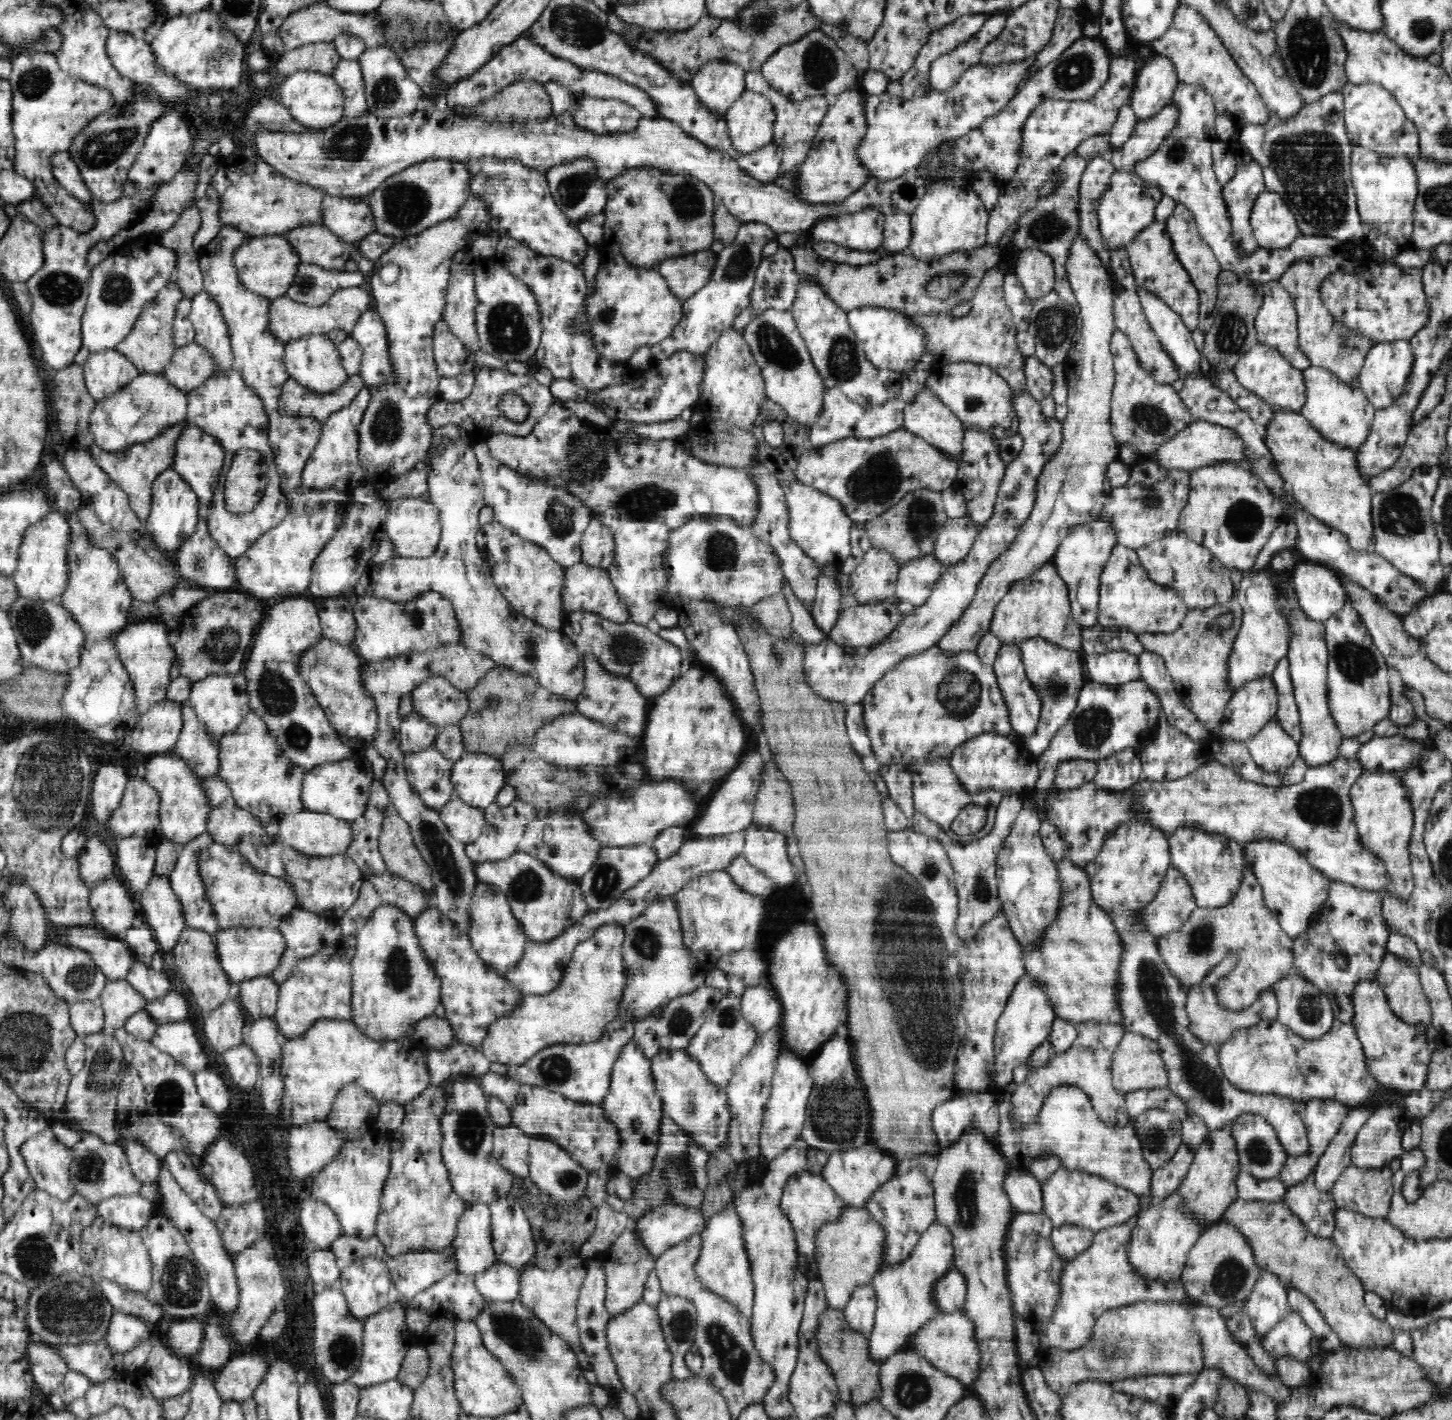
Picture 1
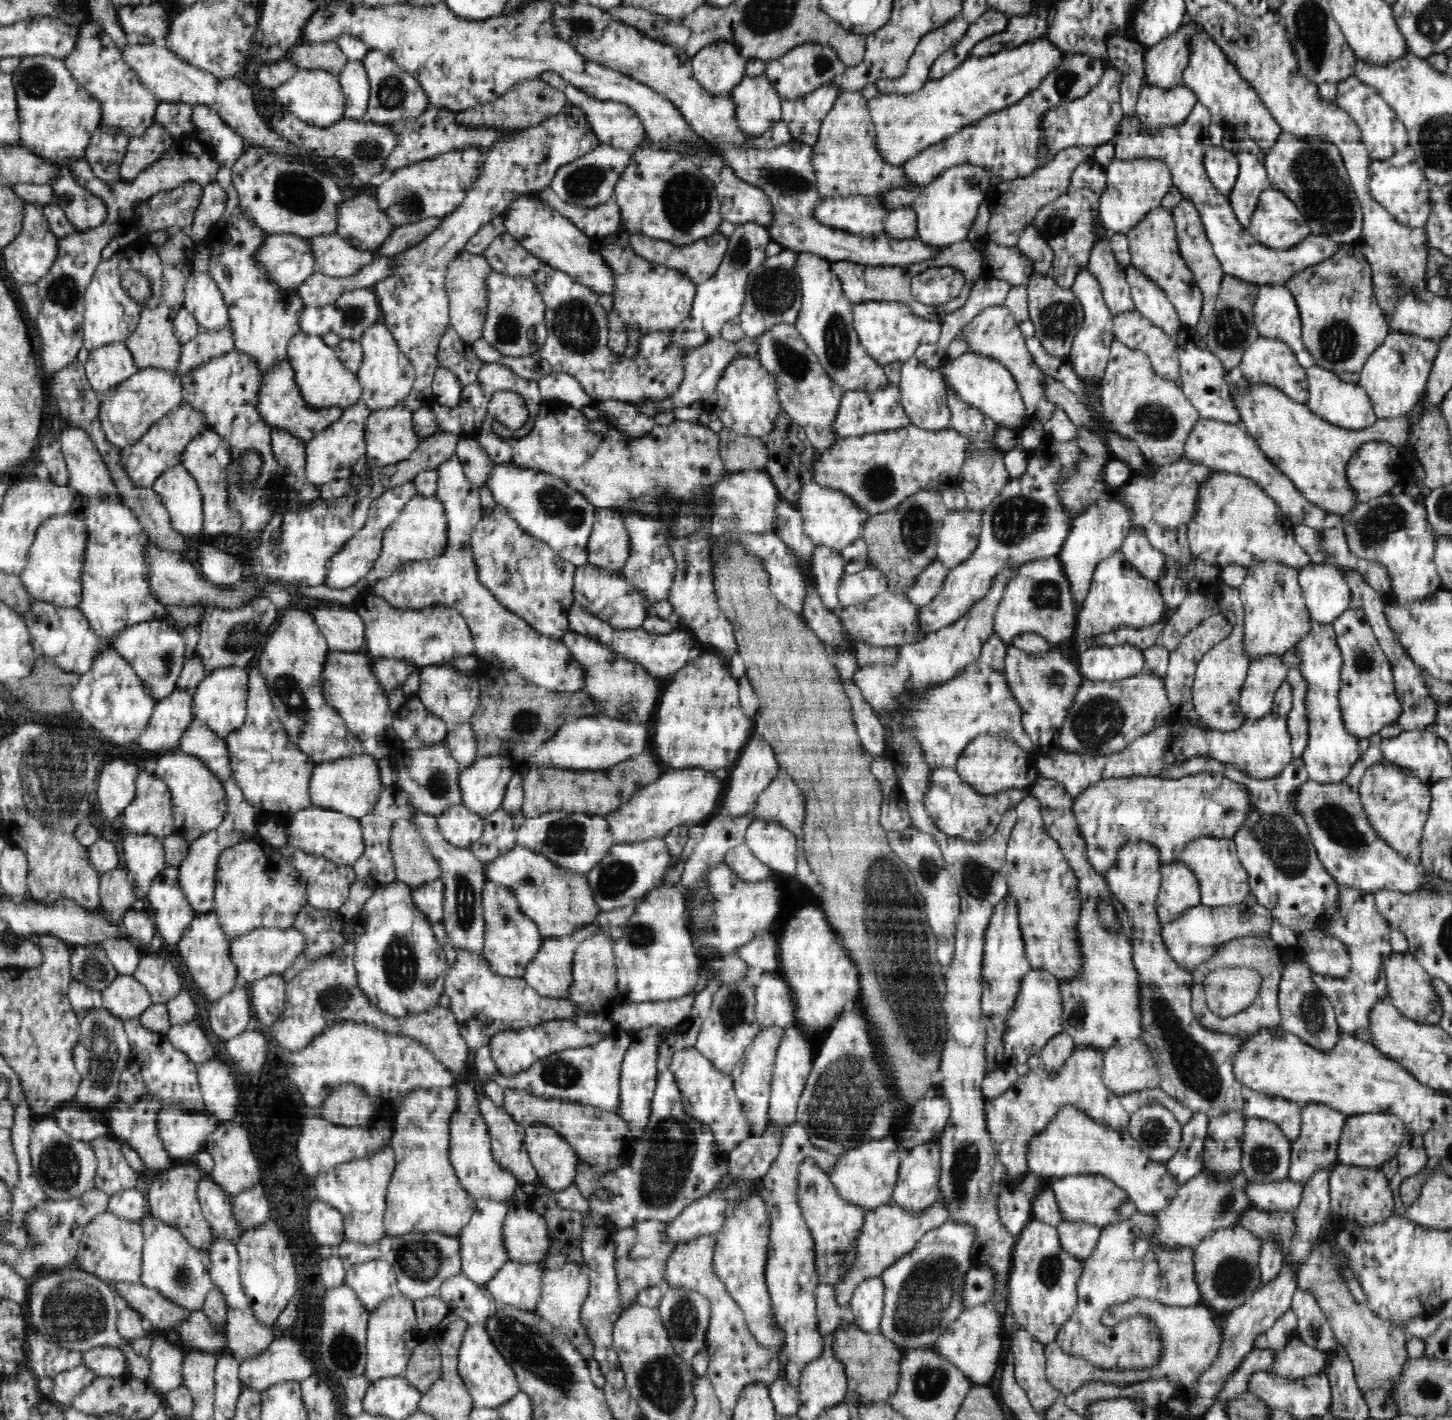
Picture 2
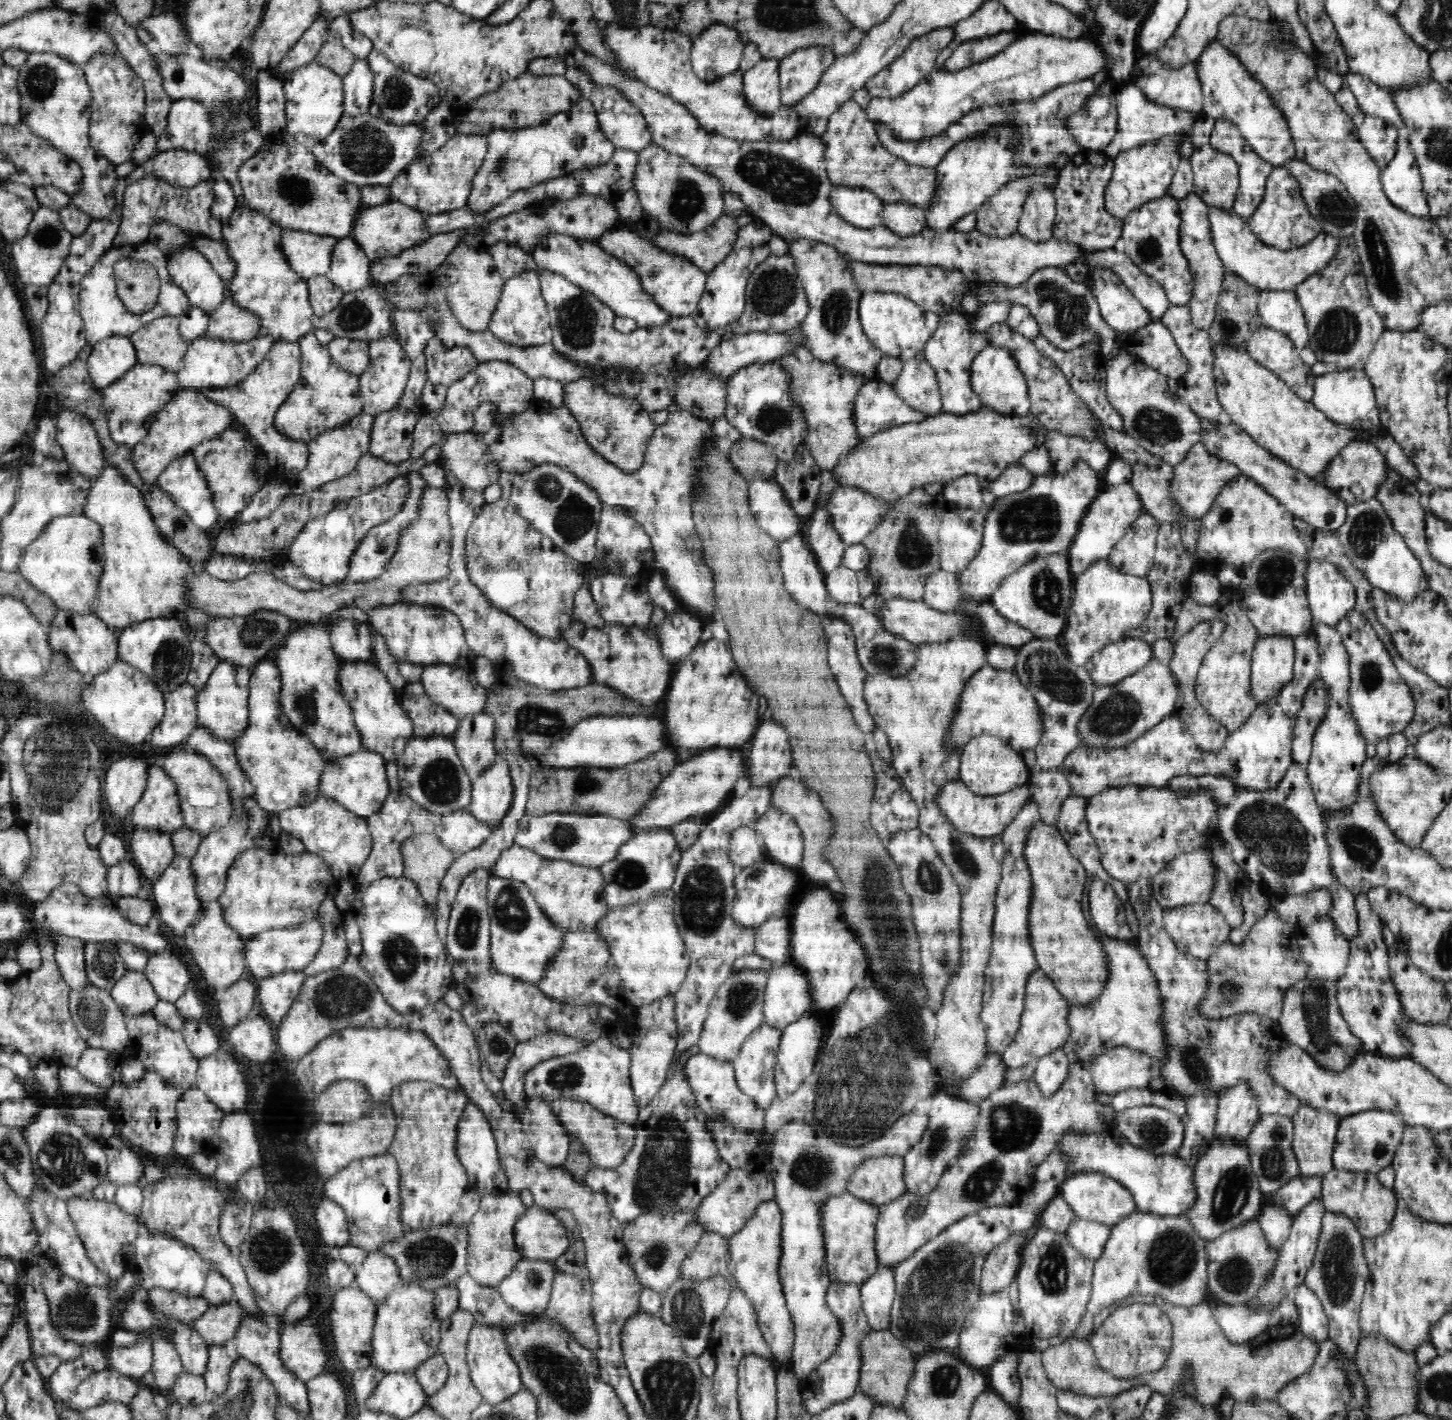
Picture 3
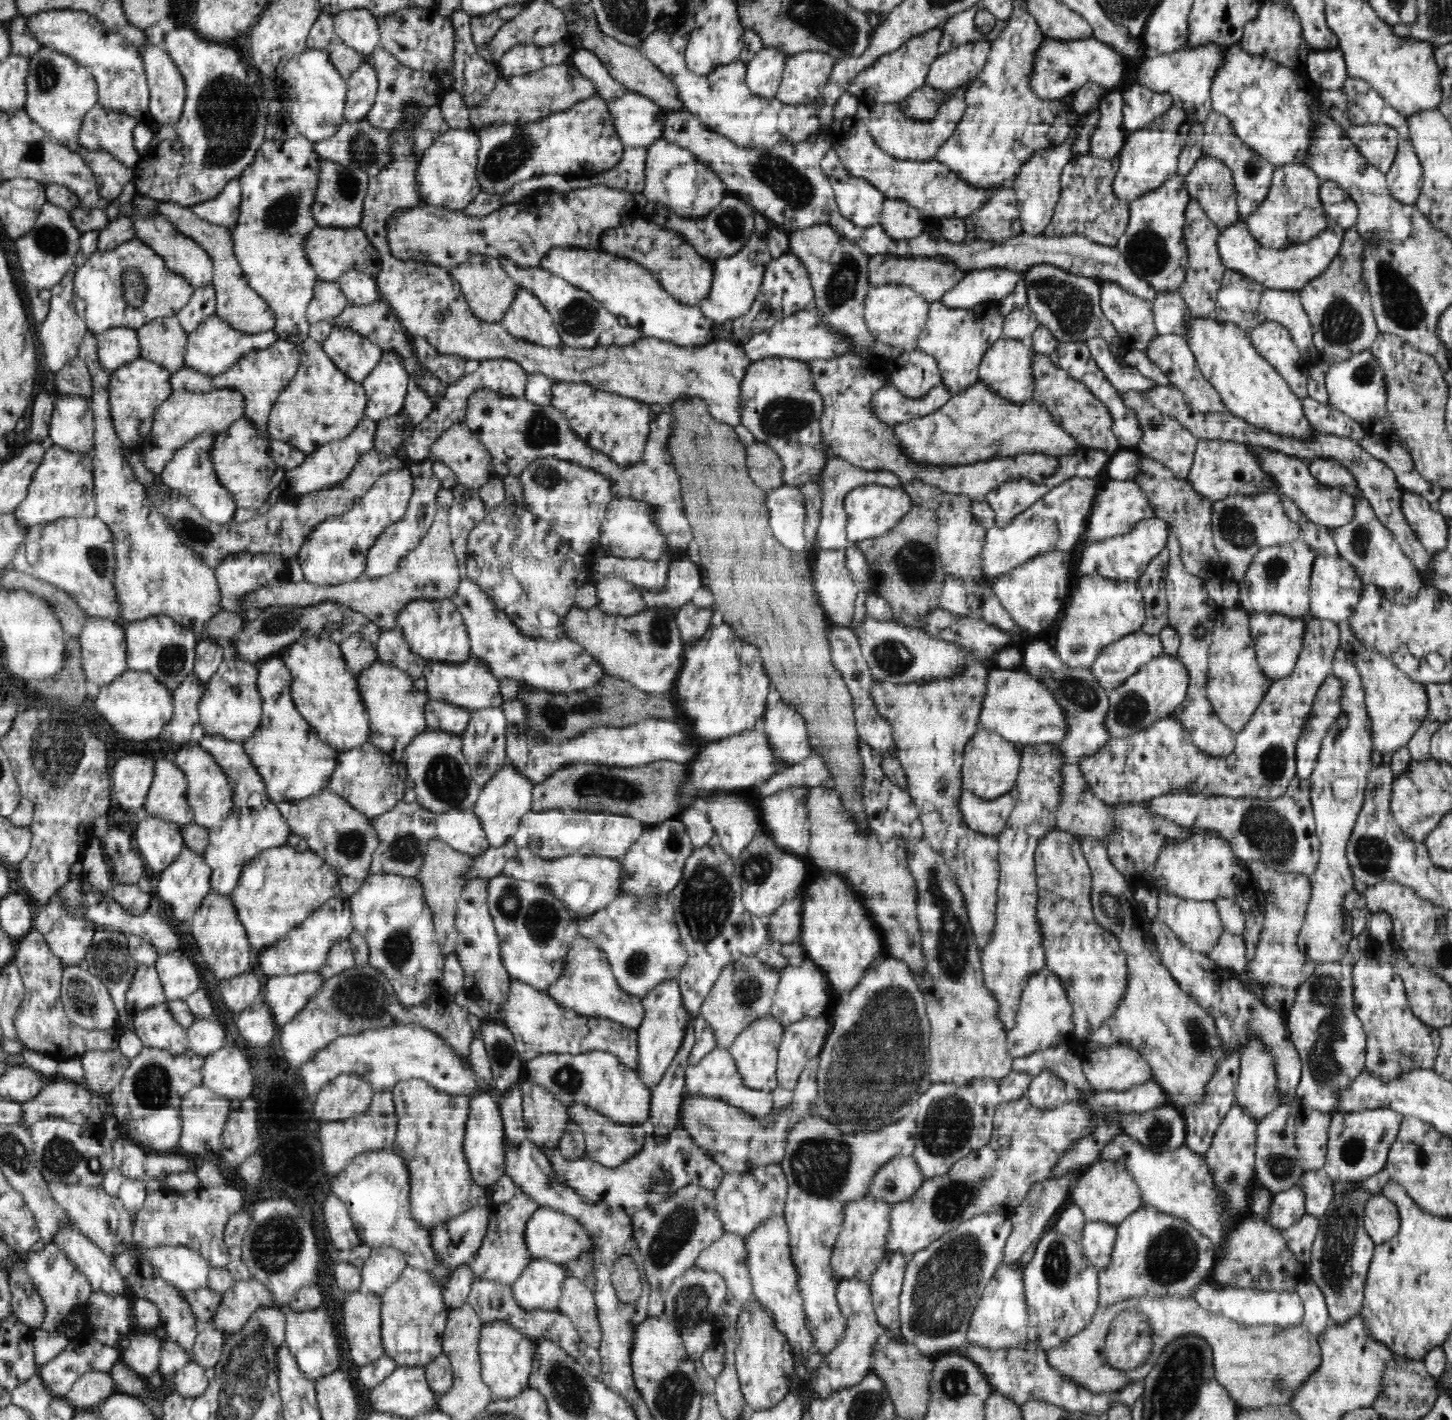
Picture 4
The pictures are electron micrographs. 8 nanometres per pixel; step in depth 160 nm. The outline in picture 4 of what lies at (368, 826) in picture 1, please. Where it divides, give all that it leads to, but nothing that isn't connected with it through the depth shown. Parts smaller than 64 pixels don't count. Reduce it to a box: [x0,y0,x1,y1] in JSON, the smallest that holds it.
[371,801,437,877]

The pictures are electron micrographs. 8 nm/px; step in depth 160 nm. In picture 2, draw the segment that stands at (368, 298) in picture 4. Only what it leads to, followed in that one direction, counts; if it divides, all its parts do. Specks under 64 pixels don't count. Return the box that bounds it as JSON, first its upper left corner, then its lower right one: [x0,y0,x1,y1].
[309,234,375,278]

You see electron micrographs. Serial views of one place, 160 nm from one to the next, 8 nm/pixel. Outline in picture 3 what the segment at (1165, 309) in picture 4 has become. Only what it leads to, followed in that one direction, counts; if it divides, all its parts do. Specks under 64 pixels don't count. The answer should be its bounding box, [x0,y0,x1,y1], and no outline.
[1158,304,1223,421]

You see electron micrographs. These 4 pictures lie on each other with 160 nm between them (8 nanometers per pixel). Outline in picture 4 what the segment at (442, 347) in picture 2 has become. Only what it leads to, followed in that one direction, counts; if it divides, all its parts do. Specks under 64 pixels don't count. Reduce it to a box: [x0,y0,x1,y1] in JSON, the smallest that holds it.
[412,337,466,386]

